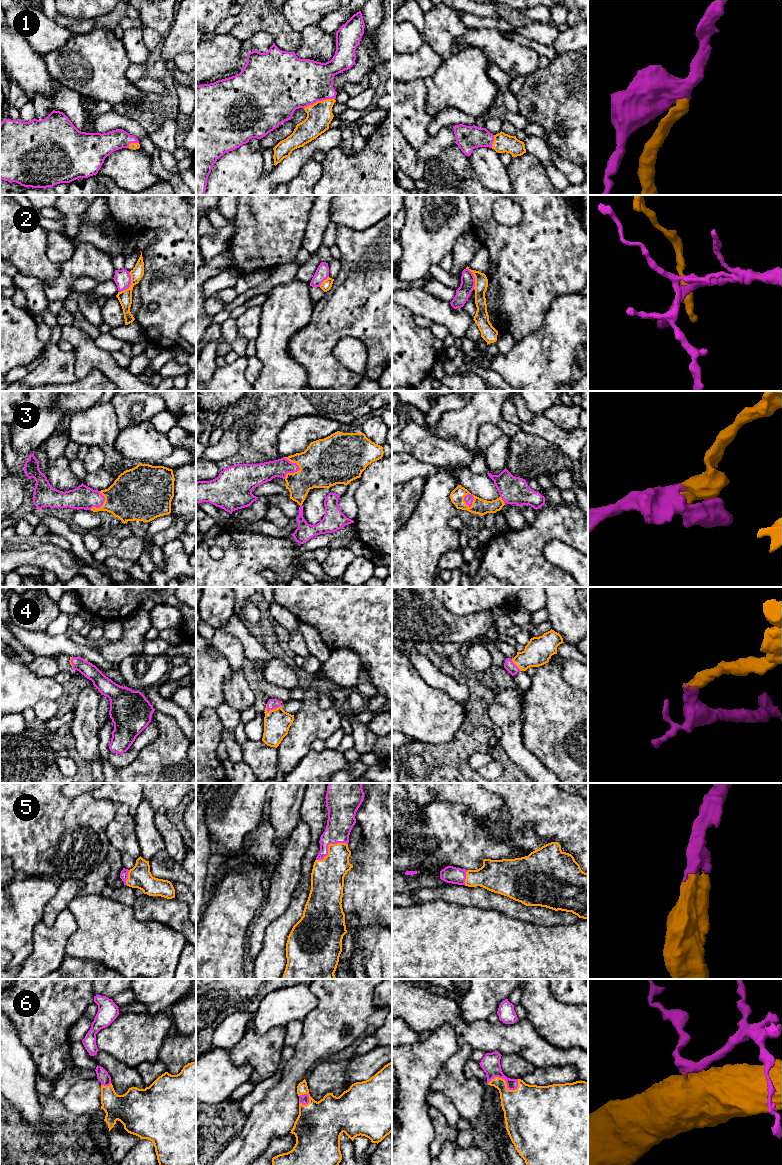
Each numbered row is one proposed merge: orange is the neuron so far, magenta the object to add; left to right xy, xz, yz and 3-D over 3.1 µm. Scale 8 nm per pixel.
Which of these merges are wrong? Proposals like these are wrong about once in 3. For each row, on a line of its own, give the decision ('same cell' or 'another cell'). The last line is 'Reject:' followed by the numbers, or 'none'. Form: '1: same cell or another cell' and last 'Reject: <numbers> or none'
1: same cell
2: another cell
3: same cell
4: same cell
5: same cell
6: same cell
Reject: 2

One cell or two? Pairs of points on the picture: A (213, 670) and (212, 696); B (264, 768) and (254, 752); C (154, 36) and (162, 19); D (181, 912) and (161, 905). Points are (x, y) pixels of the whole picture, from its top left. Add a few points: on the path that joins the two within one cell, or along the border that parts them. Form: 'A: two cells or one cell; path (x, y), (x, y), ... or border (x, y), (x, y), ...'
A: one cell; path (212, 676), (212, 690)
B: one cell; path (263, 764), (263, 761), (258, 756)
C: two cells; border (142, 26), (153, 28), (160, 35)
D: one cell; path (176, 912), (166, 910)

